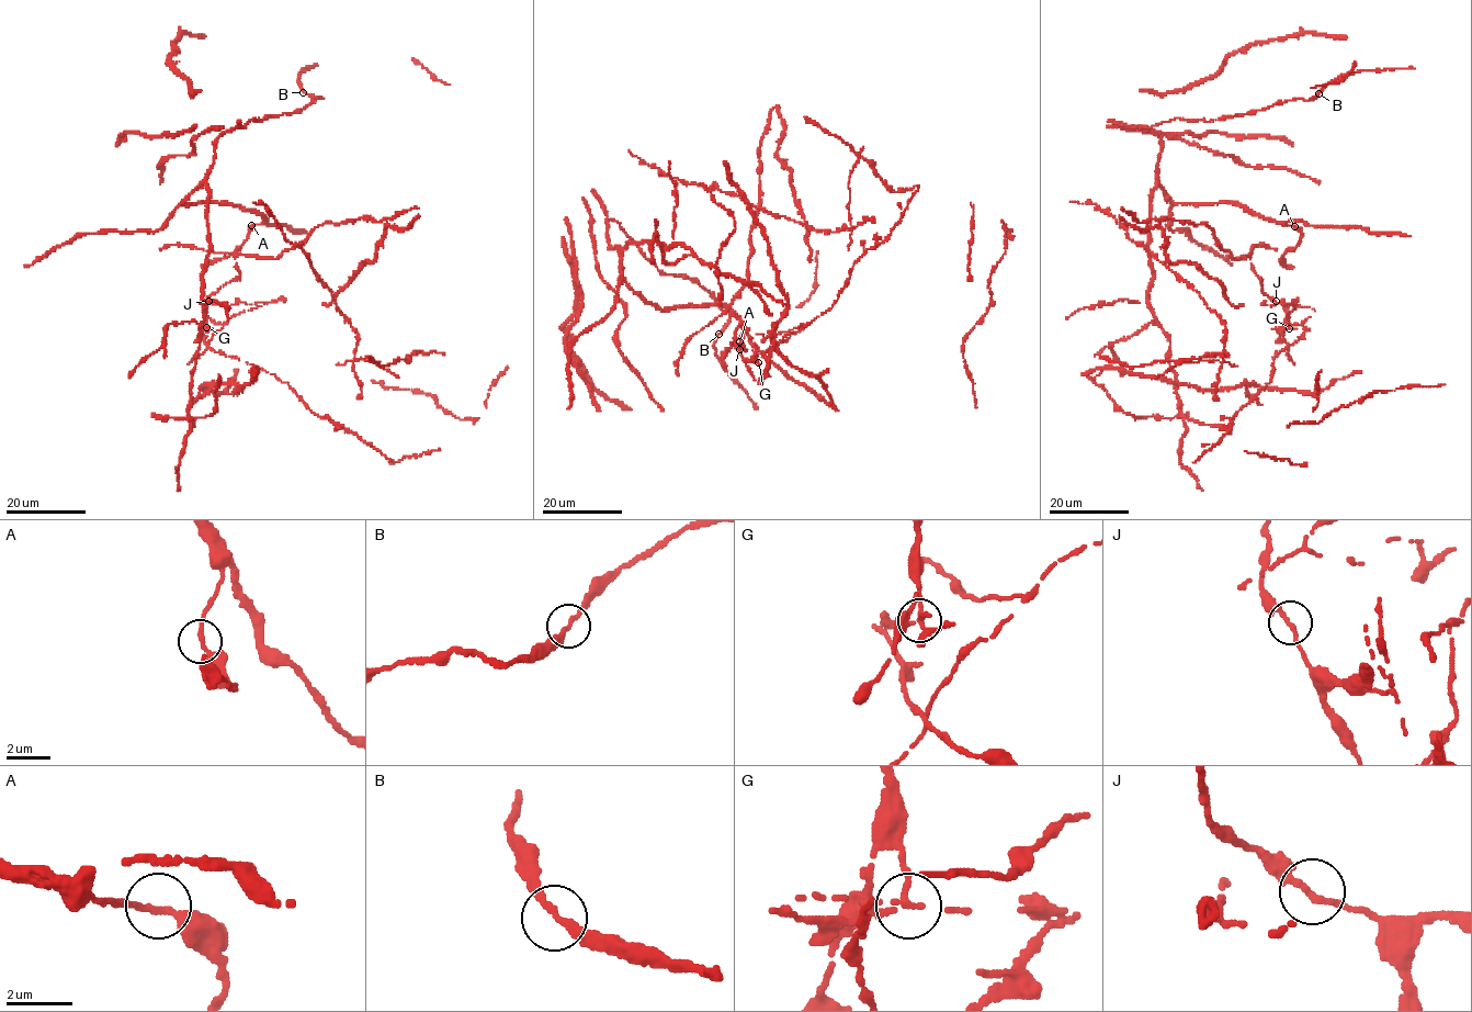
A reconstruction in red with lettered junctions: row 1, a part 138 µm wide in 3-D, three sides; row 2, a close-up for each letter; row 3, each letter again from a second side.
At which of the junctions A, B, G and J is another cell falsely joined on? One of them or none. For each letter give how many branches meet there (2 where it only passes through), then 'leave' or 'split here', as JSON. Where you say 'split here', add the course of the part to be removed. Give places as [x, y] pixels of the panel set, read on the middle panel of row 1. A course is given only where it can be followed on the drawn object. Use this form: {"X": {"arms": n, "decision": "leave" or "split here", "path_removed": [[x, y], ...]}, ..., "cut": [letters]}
{"A": {"arms": 2, "decision": "leave"}, "B": {"arms": 2, "decision": "leave"}, "G": {"arms": 2, "decision": "split here", "path_removed": [[758, 362], [755, 355], [763, 352], [768, 361], [787, 335], [833, 307], [853, 263], [890, 235], [917, 184]]}, "J": {"arms": 2, "decision": "leave"}, "cut": ["G"]}

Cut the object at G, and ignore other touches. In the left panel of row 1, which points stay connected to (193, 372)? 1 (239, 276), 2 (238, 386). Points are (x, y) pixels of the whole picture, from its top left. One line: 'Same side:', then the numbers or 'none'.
Same side: 1, 2

